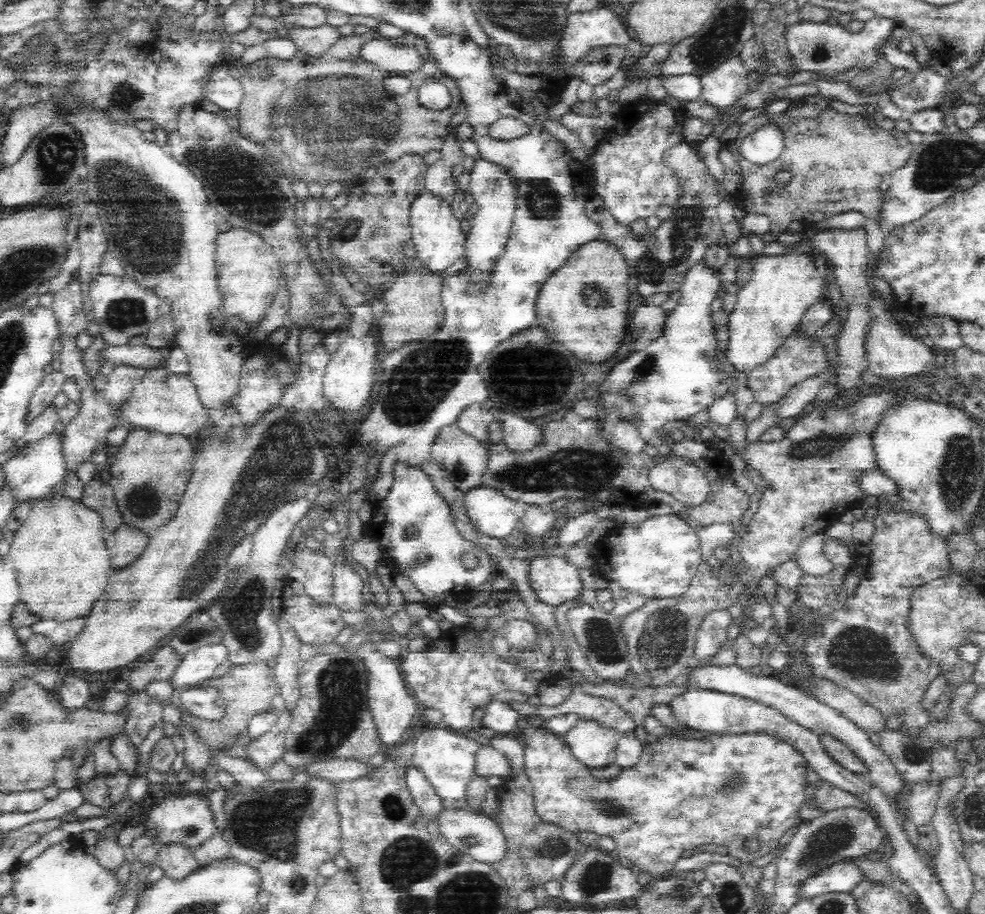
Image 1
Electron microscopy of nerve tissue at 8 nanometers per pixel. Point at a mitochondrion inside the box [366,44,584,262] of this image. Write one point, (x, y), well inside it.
(543, 201)

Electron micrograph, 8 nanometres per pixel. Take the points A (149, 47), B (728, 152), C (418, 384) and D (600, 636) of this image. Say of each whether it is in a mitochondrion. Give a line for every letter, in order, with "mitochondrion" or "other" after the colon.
A: other
B: other
C: mitochondrion
D: mitochondrion

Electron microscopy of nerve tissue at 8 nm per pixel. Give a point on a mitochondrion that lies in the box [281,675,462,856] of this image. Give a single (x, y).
(395, 810)

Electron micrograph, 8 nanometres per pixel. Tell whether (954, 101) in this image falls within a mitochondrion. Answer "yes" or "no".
no

